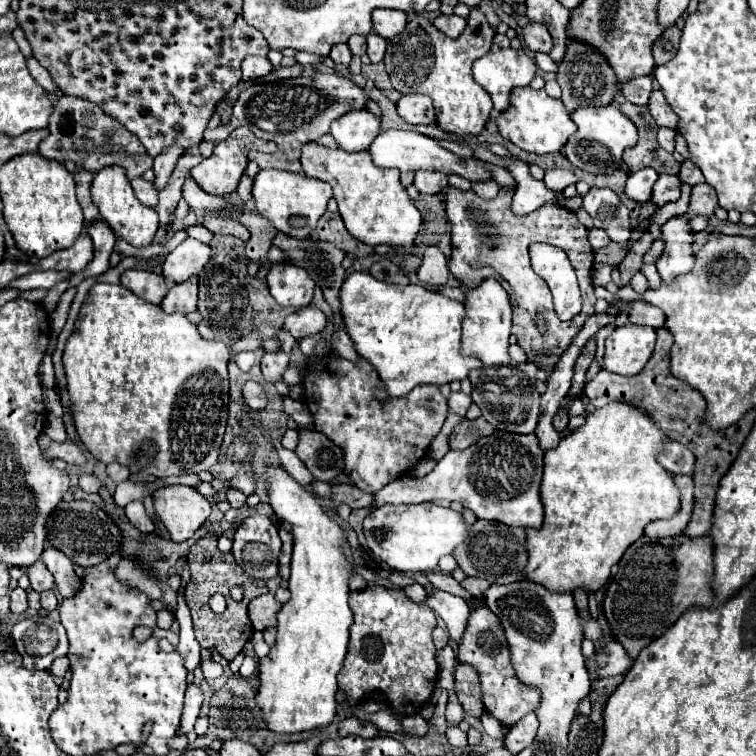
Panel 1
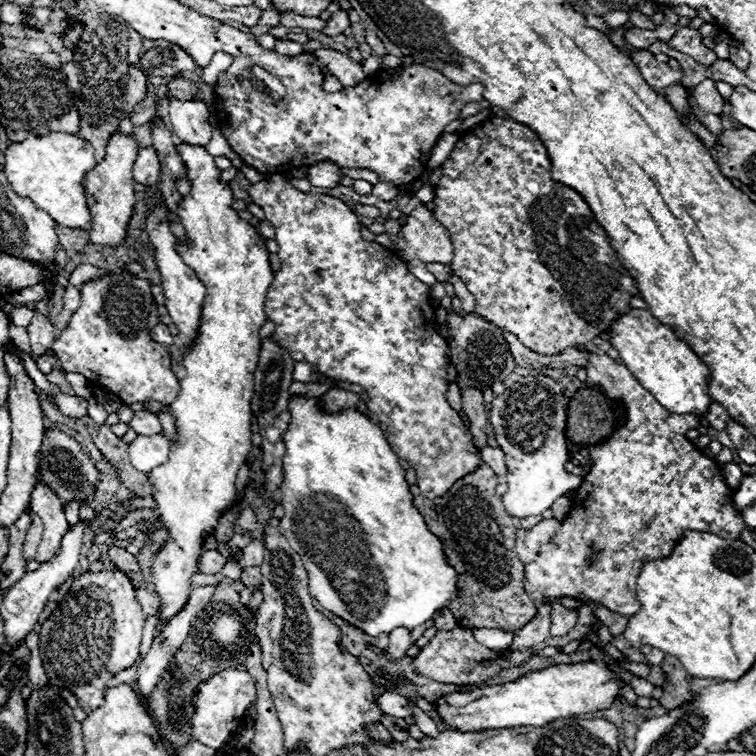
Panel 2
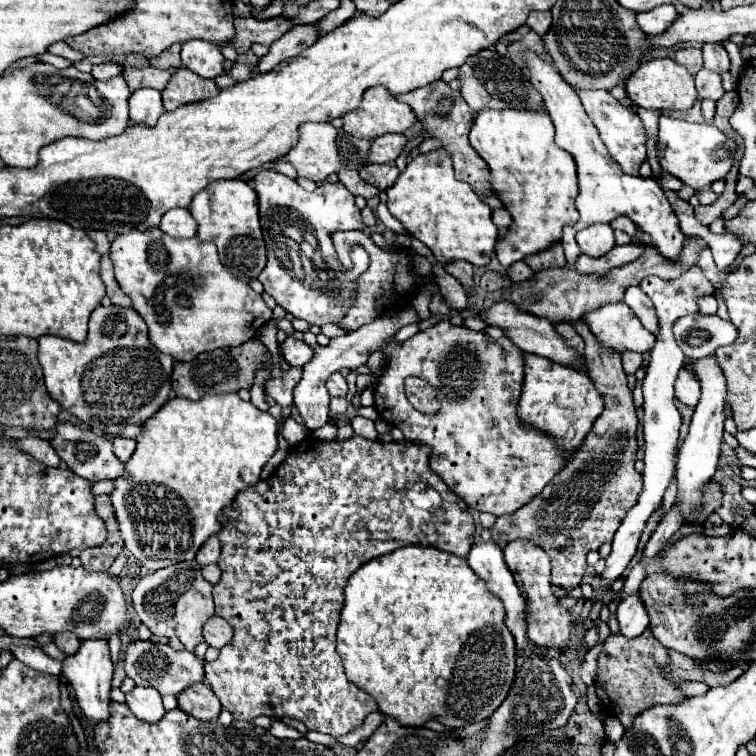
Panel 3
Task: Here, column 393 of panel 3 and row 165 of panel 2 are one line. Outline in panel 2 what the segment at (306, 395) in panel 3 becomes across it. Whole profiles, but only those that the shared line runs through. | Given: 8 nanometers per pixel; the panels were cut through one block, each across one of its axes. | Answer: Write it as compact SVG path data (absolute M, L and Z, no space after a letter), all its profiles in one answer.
M318 162L308 170L308 180L318 188L336 188L342 178L344 174L334 162Z

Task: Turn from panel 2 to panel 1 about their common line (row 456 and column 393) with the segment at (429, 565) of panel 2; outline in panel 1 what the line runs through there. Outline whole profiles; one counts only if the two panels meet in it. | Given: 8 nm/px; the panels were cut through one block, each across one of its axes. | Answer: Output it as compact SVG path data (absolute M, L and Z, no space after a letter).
M352 272L342 284L340 300L342 300L340 310L344 318L344 330L354 342L358 356L374 366L374 370L378 372L380 380L384 382L392 398L402 398L420 384L442 386L452 380L464 380L468 372L480 364L480 360L464 358L460 354L462 320L466 316L464 305L442 296L440 292L428 290L418 284L404 284L404 286L390 282L386 284L382 280L376 280L368 272Z

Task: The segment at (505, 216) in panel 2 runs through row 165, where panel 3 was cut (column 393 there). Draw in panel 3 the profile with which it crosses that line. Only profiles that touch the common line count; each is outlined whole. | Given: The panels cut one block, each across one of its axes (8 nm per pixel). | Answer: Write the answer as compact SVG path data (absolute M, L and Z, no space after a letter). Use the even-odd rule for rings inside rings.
M310 436L306 442L300 442L300 444L292 446L290 450L292 452L288 454L288 458L274 470L274 474L268 480L260 480L258 484L238 492L232 506L224 508L222 516L236 516L236 518L224 518L224 528L218 534L220 544L222 544L222 556L218 562L218 566L222 570L222 578L214 586L214 604L216 604L216 614L222 616L224 620L228 620L230 626L234 626L234 638L230 644L226 644L220 650L218 660L206 662L204 672L206 672L206 678L208 678L214 694L218 696L222 708L228 710L234 716L234 720L252 722L258 716L268 716L272 720L290 718L290 720L298 720L298 722L306 724L308 730L324 732L324 734L338 738L338 736L344 736L344 734L356 730L358 726L362 726L364 718L370 712L378 710L374 698L368 696L364 690L360 690L356 684L352 684L346 678L340 654L336 652L336 628L338 628L340 610L344 604L342 592L344 592L344 586L346 586L350 574L356 572L368 560L378 558L378 556L388 554L388 552L394 552L396 548L402 548L408 544L428 544L428 546L436 546L436 548L450 552L450 554L466 556L472 542L474 542L474 520L468 512L468 506L460 498L456 498L456 494L436 474L432 474L432 470L428 470L428 448L426 446L416 446L410 442L382 444L378 440L366 440L360 436L352 436L350 440L344 440L344 442L316 442L316 438ZM416 482L424 482L424 484L428 484L440 492L442 506L438 510L434 510L434 512L418 510L412 506L412 502L408 502L406 486L412 486Z

